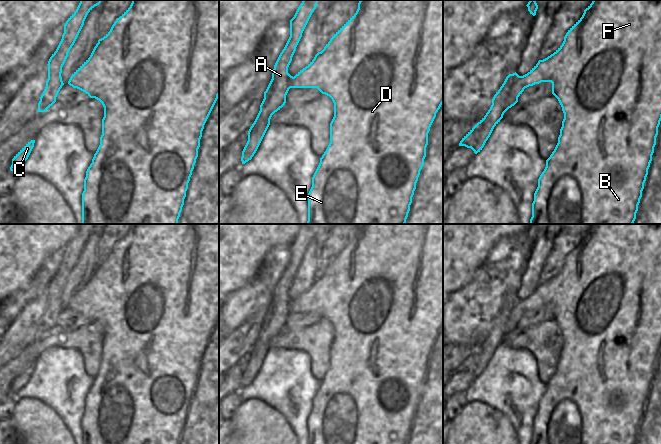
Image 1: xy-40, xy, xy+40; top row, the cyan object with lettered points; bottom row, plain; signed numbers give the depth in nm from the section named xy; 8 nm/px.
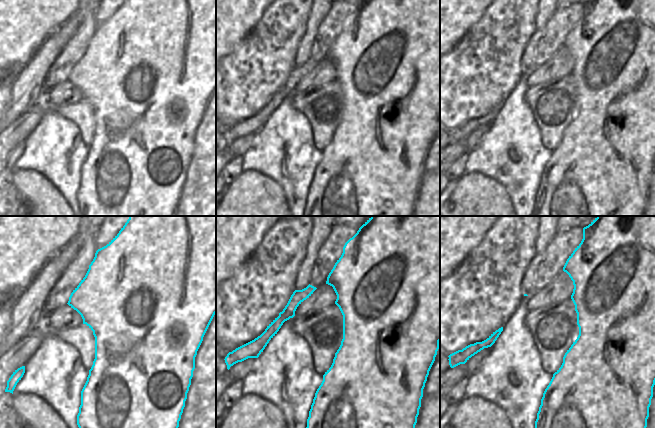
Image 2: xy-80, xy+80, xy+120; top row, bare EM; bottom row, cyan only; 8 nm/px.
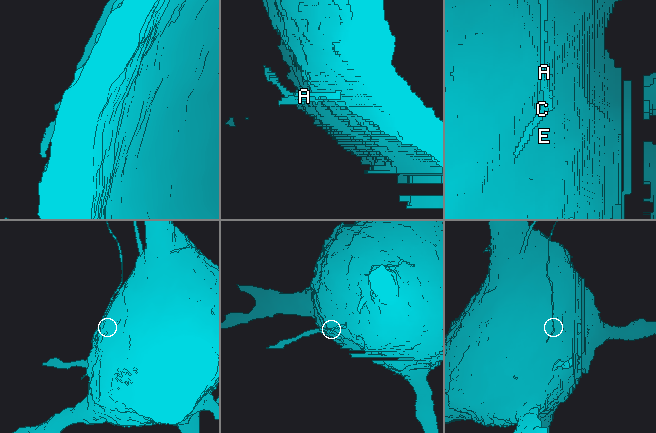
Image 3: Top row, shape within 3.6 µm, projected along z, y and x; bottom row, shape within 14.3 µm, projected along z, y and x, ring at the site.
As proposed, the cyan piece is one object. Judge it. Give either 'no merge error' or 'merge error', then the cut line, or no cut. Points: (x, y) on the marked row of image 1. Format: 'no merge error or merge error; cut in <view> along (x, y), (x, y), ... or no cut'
merge error; cut in xy+40 along (520, 76), (512, 85), (508, 97), (512, 105)

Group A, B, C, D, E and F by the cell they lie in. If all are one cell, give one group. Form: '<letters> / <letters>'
A C / B D E F

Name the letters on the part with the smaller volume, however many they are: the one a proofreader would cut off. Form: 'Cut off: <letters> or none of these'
Cut off: A, C

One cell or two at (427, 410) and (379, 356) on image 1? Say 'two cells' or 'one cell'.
one cell

